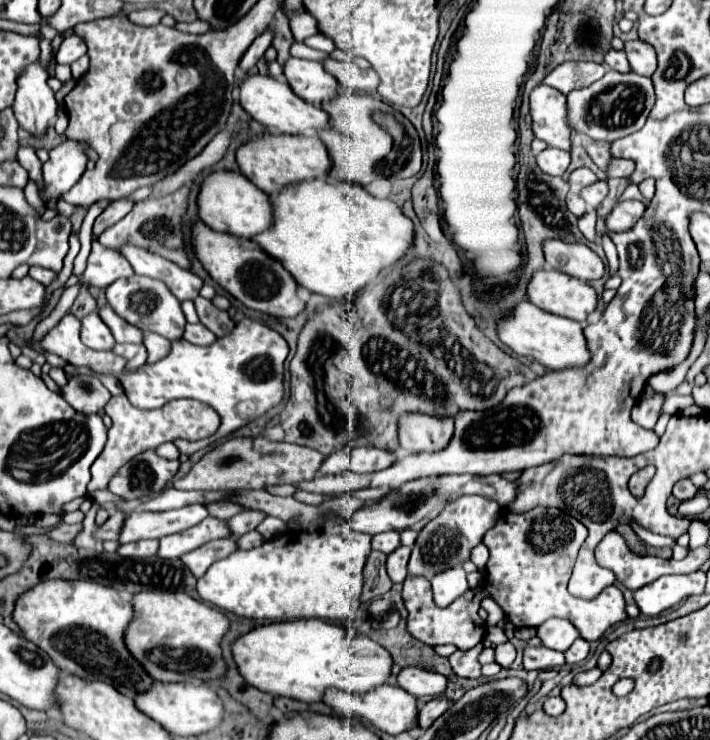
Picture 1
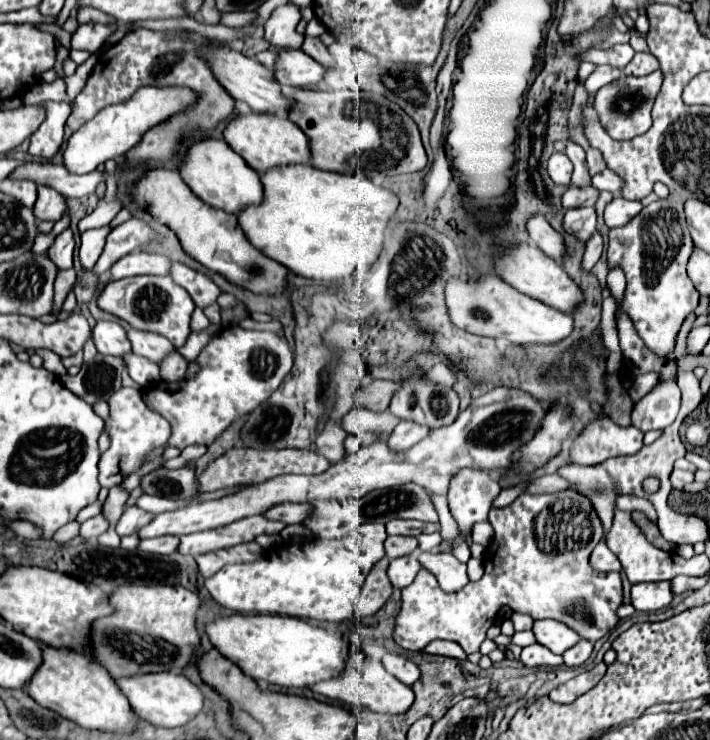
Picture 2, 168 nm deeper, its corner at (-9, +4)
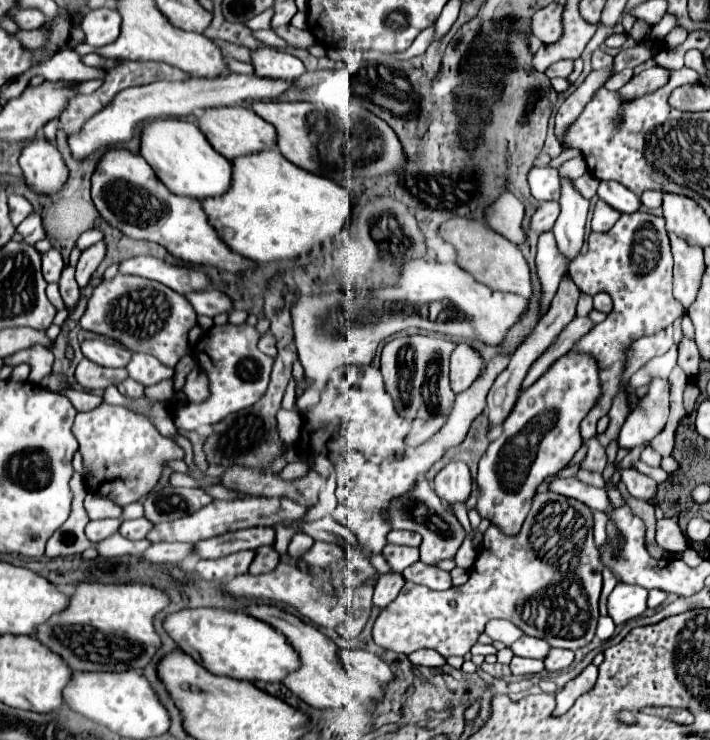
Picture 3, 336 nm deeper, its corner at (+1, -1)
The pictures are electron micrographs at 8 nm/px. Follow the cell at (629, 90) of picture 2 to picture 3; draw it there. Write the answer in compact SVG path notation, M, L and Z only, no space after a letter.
M652 67L652 69L646 69L642 71L640 75L632 77L632 81L628 81L618 93L624 97L624 99L636 99L636 97L642 97L646 93L652 93L660 87L664 87L670 79L670 71L664 69L664 67Z

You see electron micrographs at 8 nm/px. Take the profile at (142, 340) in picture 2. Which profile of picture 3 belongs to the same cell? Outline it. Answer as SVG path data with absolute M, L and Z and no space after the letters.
M134 353L132 355L132 361L128 363L128 375L142 383L144 387L150 387L150 385L156 385L164 379L172 379L174 377L174 369L172 367L166 367L162 363L158 363L158 359L154 359L152 355L146 355L146 353Z

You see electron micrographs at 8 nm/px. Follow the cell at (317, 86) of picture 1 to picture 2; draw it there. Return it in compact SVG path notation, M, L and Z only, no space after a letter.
M290 48L280 50L278 64L274 70L282 86L294 86L294 88L306 88L318 84L324 78L324 72L326 68L320 66L306 52L290 50Z

